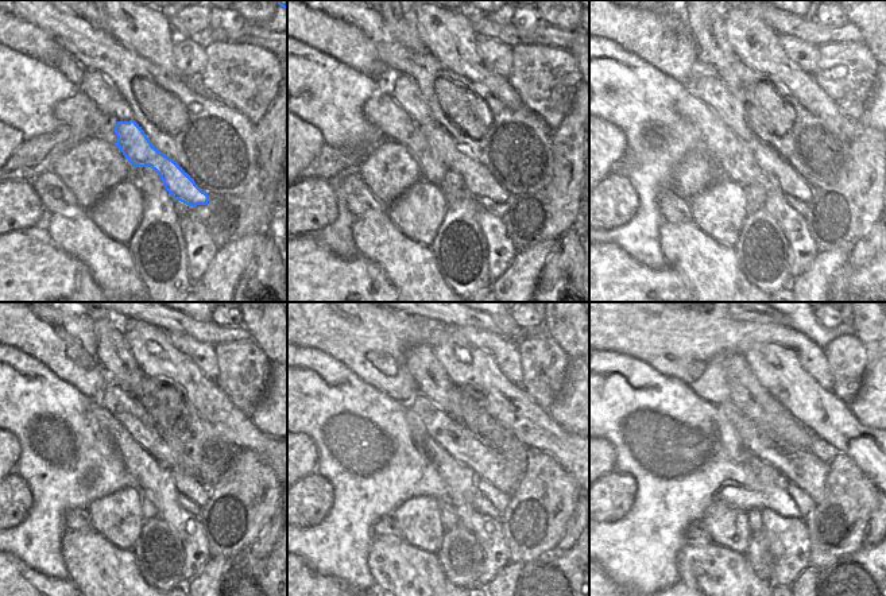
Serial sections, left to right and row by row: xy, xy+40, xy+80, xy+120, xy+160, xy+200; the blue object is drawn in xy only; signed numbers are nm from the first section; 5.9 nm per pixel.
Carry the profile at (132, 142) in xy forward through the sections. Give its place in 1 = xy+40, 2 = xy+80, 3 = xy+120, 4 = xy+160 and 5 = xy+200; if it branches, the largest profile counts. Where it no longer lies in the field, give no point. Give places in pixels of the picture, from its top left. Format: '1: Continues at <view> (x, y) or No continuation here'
1: Continues at xy+40 (480, 184)
2: Continues at xy+80 (778, 170)
3: Continues at xy+120 (184, 482)
4: Continues at xy+160 (482, 482)
5: Continues at xy+200 (790, 486)

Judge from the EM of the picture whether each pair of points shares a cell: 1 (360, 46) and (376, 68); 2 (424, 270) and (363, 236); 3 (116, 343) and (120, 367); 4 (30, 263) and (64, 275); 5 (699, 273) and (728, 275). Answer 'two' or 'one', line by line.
1: one
2: one
3: one
4: one
5: one

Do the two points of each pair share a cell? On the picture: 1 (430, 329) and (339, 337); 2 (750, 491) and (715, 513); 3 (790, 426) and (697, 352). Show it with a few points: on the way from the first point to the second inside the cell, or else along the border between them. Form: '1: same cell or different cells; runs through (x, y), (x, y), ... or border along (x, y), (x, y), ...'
1: same cell; runs through (407, 331), (386, 336), (362, 336)
2: different cells; border along (745, 513), (722, 502), (712, 502), (700, 519)
3: different cells; border along (742, 352), (730, 352), (724, 358), (730, 401)

